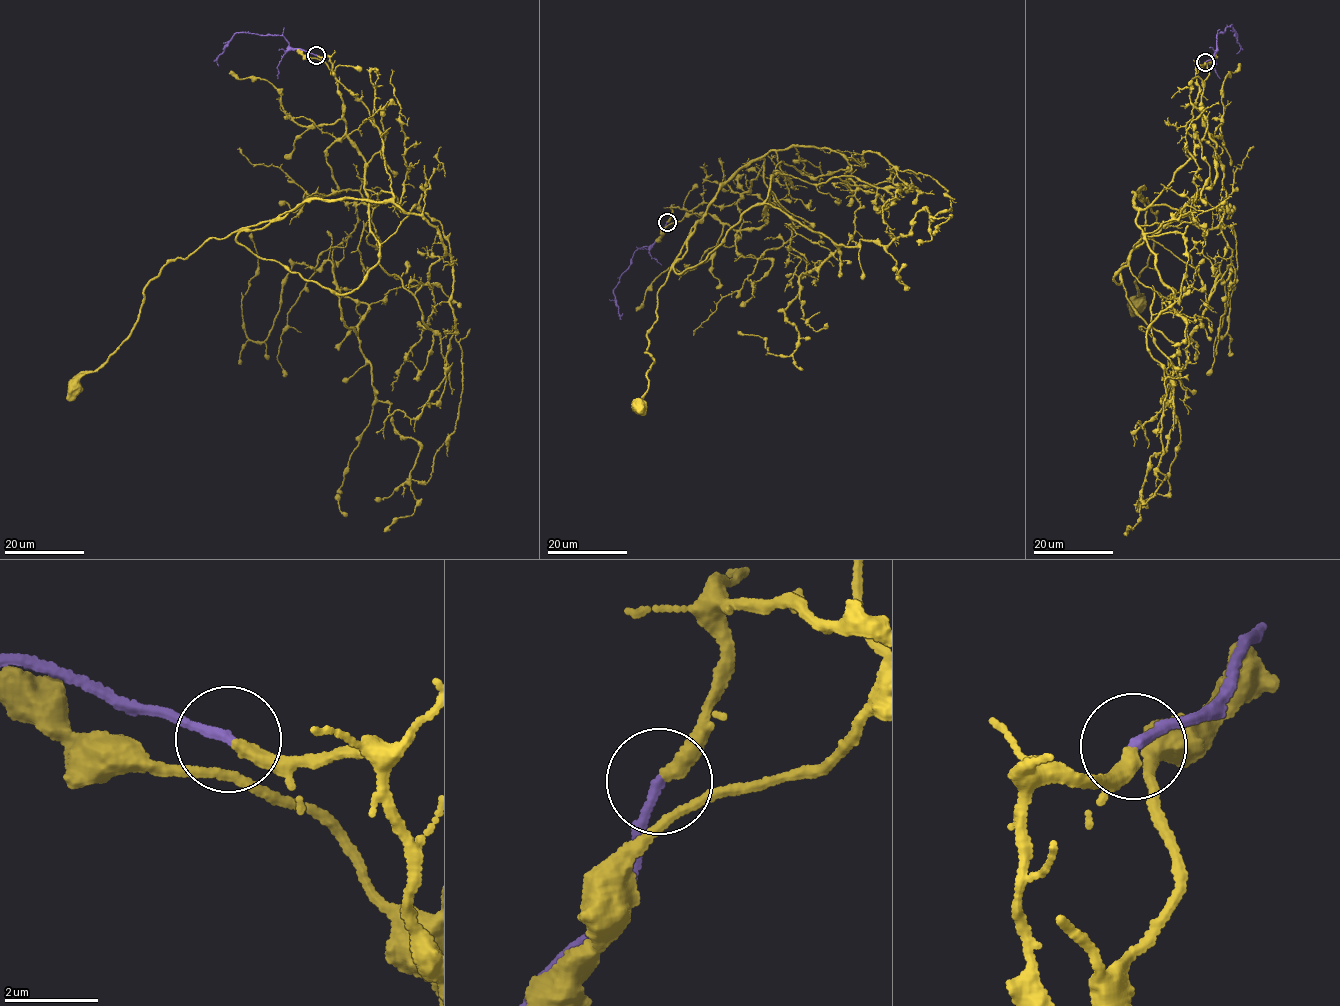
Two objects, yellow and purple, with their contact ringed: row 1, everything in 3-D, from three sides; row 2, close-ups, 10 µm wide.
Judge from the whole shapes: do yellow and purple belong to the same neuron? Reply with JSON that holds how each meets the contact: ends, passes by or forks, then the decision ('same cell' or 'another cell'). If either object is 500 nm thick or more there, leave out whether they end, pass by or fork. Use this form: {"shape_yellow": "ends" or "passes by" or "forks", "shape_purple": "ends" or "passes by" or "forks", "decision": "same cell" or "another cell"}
{"shape_yellow": "forks", "shape_purple": "ends", "decision": "same cell"}

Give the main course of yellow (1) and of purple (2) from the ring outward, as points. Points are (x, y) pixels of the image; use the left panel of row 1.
1: (317, 55), (378, 132), (391, 200), (312, 198), (167, 264), (124, 342), (73, 384)
2: (317, 55), (293, 48), (278, 35), (242, 32), (234, 34), (217, 59), (218, 66)

